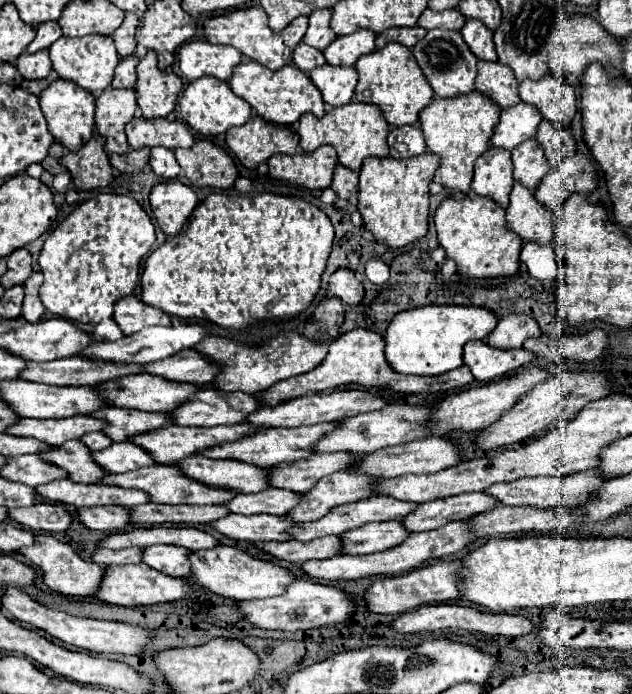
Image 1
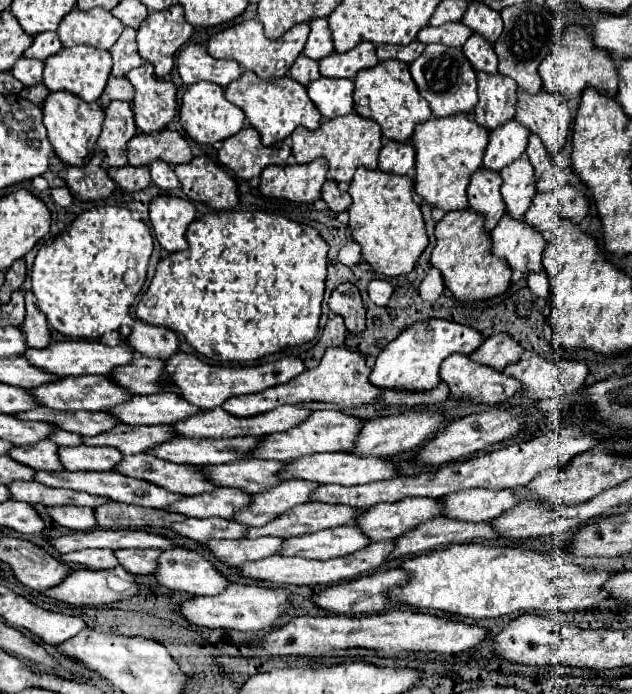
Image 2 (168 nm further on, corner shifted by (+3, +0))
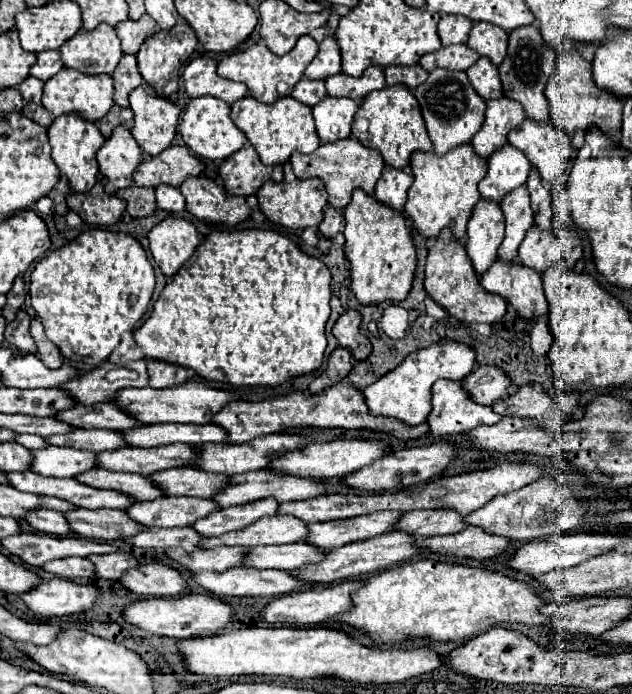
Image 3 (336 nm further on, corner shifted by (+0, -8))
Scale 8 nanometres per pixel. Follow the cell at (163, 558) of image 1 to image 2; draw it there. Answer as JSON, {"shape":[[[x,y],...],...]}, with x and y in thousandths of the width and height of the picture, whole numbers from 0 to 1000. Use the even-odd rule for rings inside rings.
{"shape":[[[248,790],[233,793],[185,793],[182,804],[188,807],[188,816],[201,818],[207,827],[239,827],[245,821],[245,807],[255,798]]]}

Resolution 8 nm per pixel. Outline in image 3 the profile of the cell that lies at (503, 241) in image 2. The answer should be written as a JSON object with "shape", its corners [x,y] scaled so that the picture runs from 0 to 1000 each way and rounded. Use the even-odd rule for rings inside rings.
{"shape":[[[785,372],[782,380],[763,395],[763,412],[810,435],[826,458],[851,458],[864,450],[864,424],[858,401],[845,386]]]}

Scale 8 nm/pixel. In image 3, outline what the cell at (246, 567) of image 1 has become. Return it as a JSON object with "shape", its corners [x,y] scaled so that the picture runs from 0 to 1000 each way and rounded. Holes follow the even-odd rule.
{"shape":[[[225,813],[218,818],[209,818],[199,824],[199,830],[190,839],[203,850],[222,859],[244,859],[244,862],[275,862],[291,856],[294,850],[294,833],[285,821],[266,816],[266,813]]]}

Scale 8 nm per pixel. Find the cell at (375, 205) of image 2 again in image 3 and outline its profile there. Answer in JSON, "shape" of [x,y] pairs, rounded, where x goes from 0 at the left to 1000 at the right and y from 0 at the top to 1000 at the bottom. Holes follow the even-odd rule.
{"shape":[[[563,271],[554,294],[544,300],[544,314],[547,314],[544,363],[547,363],[547,372],[554,375],[554,392],[557,392],[554,418],[563,424],[563,429],[573,438],[598,438],[608,432],[639,432],[652,415],[655,389],[661,383],[658,352],[649,337],[649,329],[642,326],[642,311],[636,305],[598,291],[592,282],[579,280],[573,271]]]}

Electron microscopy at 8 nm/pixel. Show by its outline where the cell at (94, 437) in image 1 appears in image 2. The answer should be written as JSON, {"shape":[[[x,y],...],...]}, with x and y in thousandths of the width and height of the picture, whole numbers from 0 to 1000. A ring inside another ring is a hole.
{"shape":[[[93,620],[93,622],[87,622],[87,628],[78,628],[78,631],[87,634],[87,640],[93,640],[93,643],[125,643],[128,640],[125,625],[112,625],[103,620]]]}

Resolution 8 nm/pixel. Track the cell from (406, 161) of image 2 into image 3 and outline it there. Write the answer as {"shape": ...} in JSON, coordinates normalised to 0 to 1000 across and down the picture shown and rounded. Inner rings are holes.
{"shape":[[[611,239],[608,248],[604,248],[604,256],[595,265],[592,282],[601,291],[608,291],[608,294],[614,294],[614,297],[620,297],[627,303],[636,303],[649,265],[652,265],[652,254],[649,251],[642,251],[639,245]]]}

